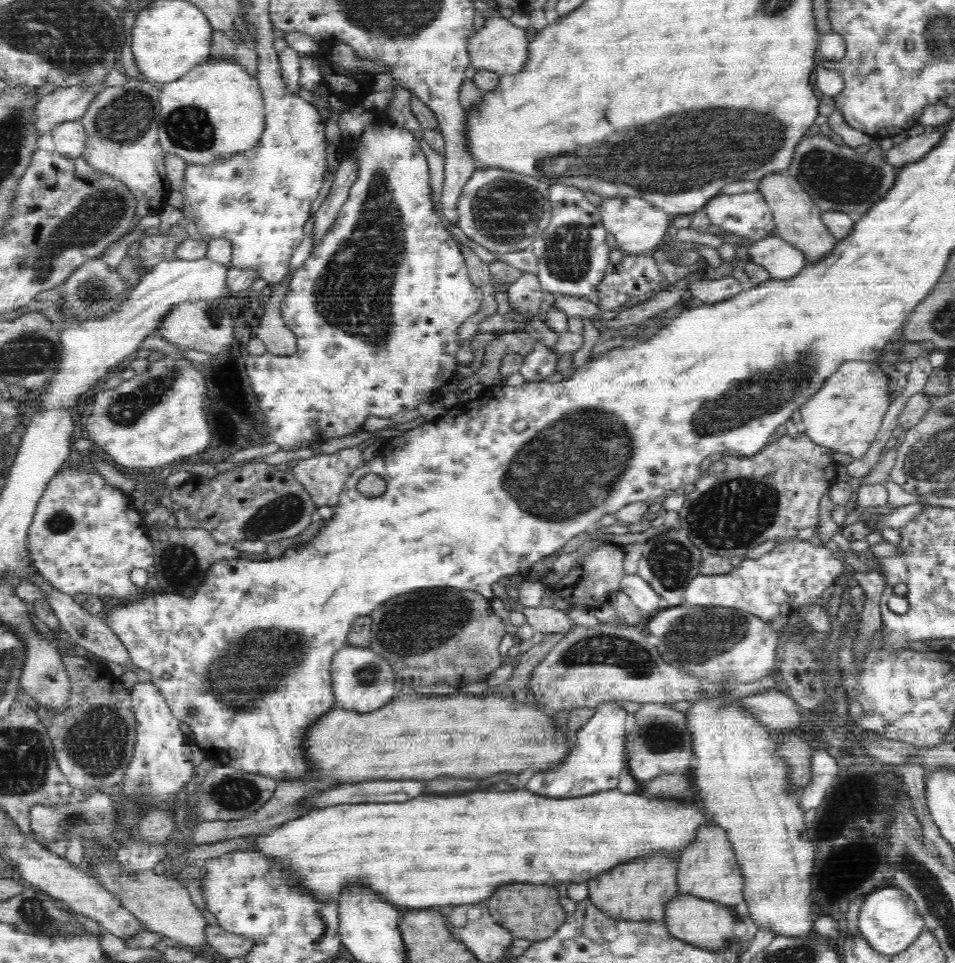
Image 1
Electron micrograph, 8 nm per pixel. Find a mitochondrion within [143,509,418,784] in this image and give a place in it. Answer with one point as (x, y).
(263, 657)

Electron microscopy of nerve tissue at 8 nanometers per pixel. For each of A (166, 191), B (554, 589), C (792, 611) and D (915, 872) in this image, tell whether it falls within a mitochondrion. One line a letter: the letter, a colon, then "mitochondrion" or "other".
A: other
B: other
C: other
D: mitochondrion

